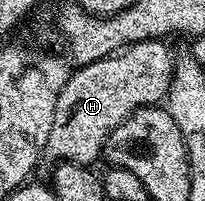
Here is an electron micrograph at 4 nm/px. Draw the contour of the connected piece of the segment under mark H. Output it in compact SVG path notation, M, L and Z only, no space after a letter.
M151 38L133 46L125 46L114 54L107 54L102 60L94 60L73 69L54 107L54 124L50 124L47 157L91 167L92 161L103 155L110 132L114 132L122 120L143 106L163 103L168 96L174 65L174 53L166 43Z

